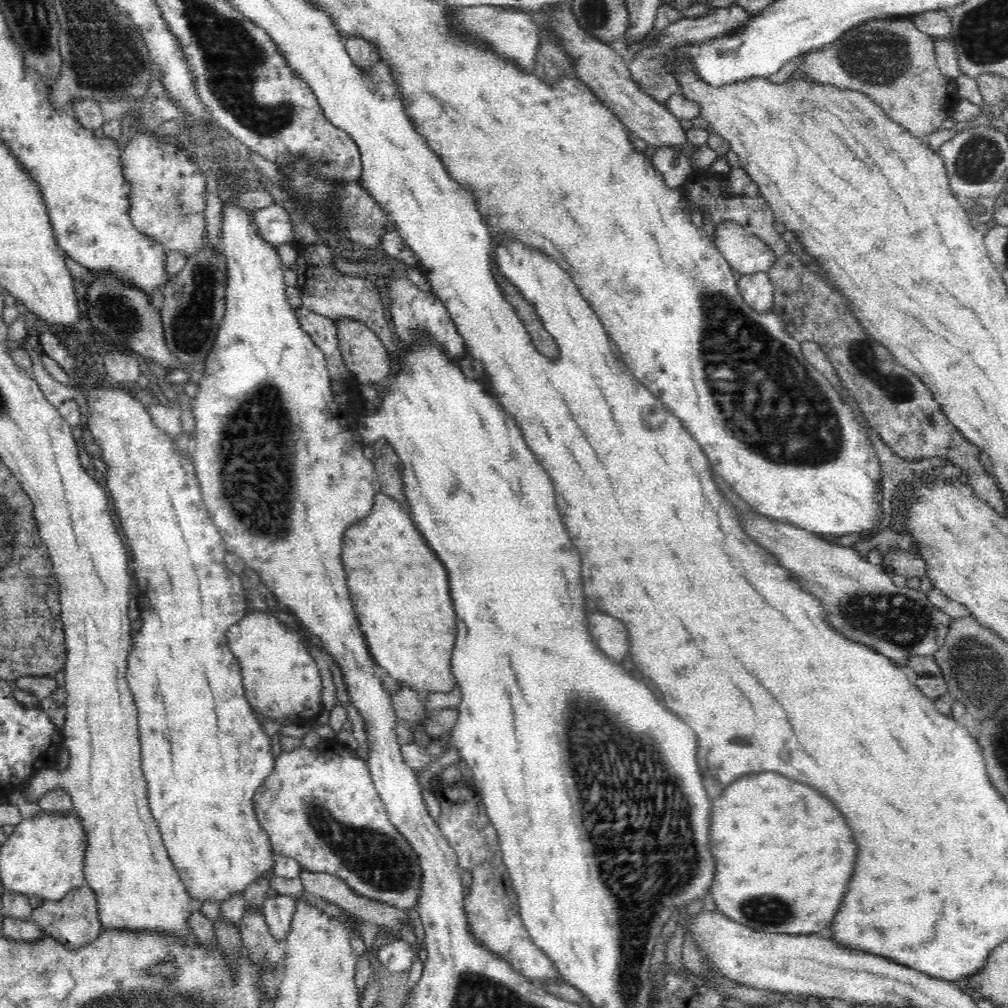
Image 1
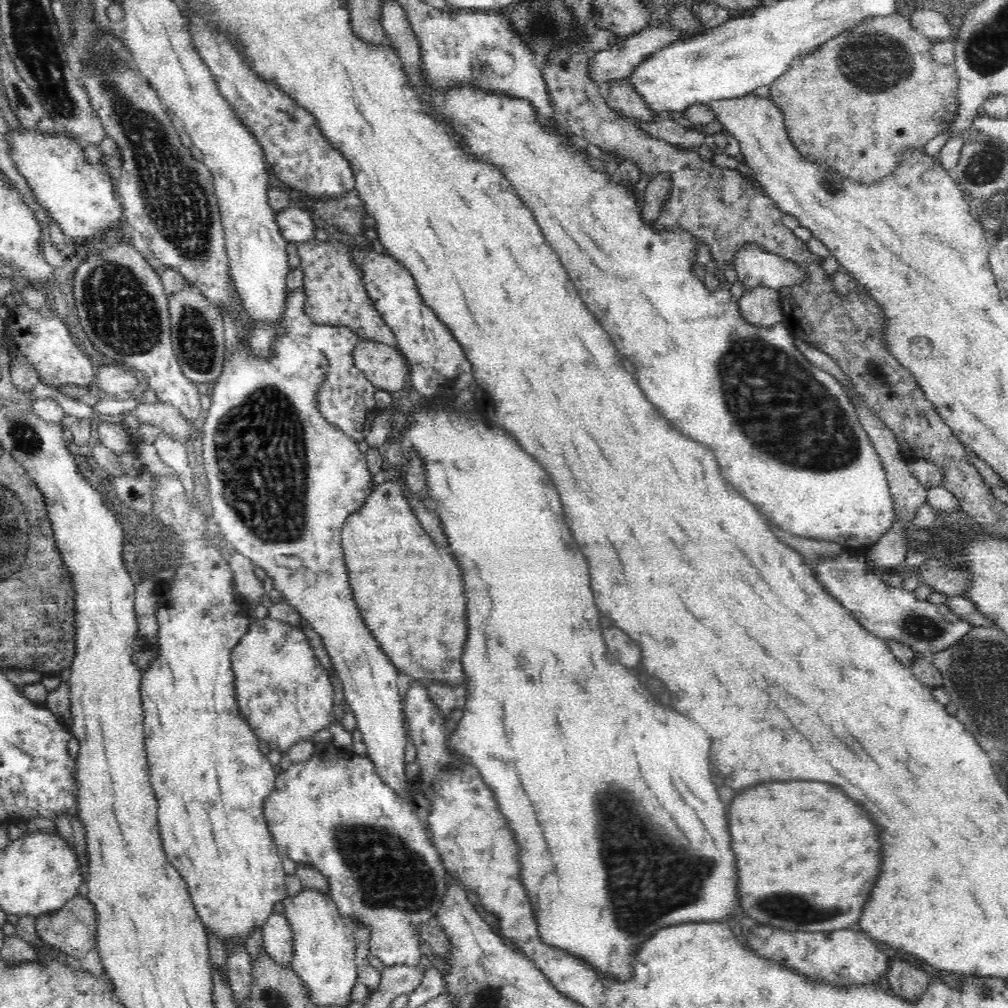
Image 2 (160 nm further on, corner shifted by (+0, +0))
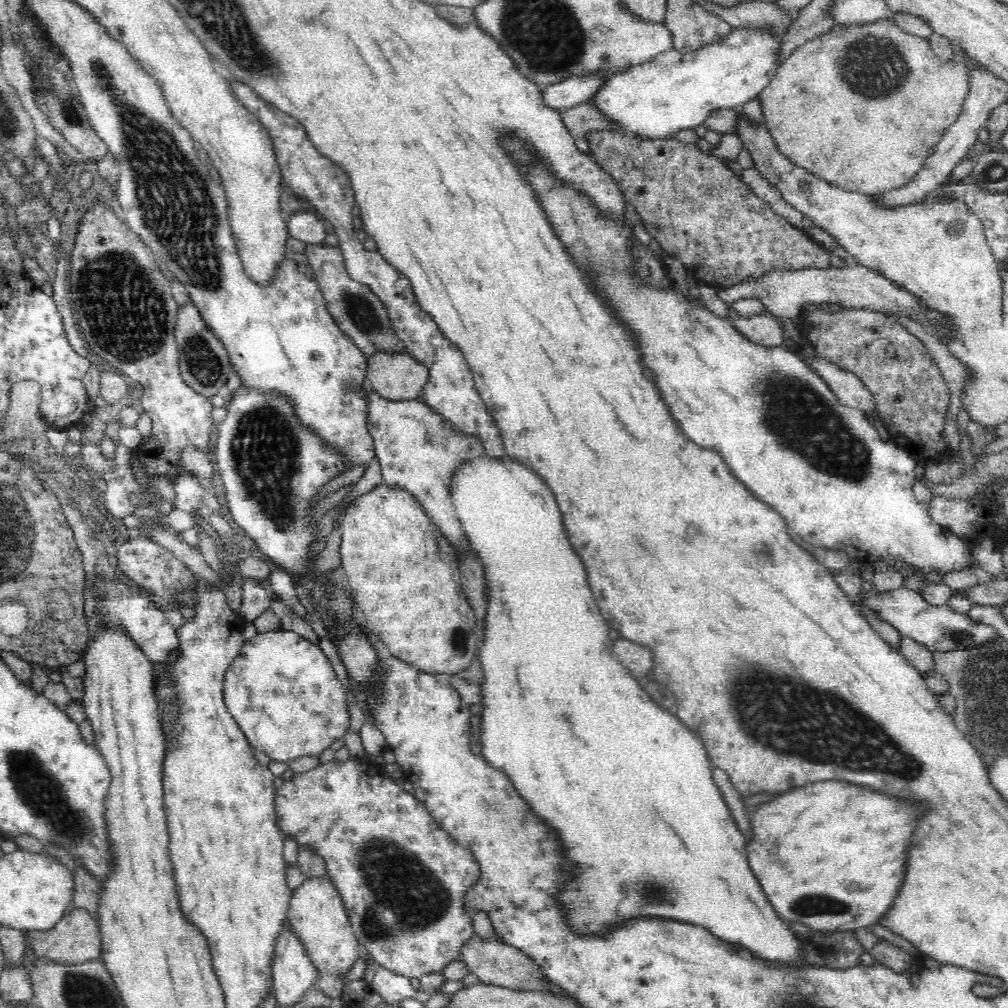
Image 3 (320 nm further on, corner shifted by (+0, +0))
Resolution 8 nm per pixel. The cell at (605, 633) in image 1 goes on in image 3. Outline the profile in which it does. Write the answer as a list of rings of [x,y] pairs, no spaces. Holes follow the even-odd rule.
[[[621,638],[613,642],[613,651],[635,678],[646,676],[654,666],[652,650],[643,644]]]

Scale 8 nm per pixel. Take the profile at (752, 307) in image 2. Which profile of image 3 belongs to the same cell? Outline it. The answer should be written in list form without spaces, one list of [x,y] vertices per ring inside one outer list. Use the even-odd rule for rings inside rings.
[[[770,312],[767,315],[739,317],[732,325],[750,343],[768,349],[785,346],[783,330],[772,315],[770,315]]]

